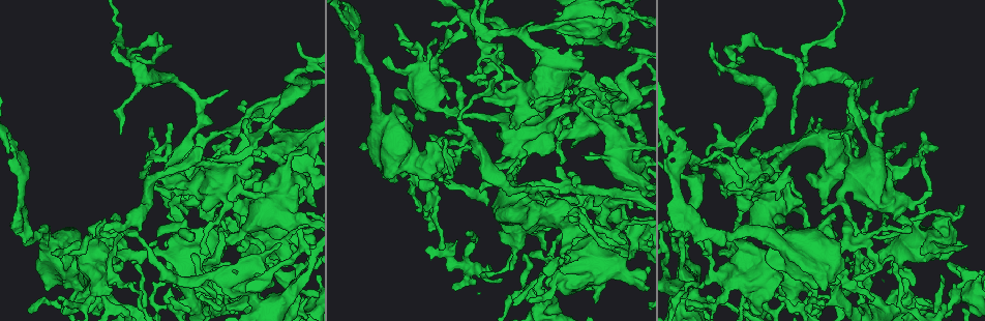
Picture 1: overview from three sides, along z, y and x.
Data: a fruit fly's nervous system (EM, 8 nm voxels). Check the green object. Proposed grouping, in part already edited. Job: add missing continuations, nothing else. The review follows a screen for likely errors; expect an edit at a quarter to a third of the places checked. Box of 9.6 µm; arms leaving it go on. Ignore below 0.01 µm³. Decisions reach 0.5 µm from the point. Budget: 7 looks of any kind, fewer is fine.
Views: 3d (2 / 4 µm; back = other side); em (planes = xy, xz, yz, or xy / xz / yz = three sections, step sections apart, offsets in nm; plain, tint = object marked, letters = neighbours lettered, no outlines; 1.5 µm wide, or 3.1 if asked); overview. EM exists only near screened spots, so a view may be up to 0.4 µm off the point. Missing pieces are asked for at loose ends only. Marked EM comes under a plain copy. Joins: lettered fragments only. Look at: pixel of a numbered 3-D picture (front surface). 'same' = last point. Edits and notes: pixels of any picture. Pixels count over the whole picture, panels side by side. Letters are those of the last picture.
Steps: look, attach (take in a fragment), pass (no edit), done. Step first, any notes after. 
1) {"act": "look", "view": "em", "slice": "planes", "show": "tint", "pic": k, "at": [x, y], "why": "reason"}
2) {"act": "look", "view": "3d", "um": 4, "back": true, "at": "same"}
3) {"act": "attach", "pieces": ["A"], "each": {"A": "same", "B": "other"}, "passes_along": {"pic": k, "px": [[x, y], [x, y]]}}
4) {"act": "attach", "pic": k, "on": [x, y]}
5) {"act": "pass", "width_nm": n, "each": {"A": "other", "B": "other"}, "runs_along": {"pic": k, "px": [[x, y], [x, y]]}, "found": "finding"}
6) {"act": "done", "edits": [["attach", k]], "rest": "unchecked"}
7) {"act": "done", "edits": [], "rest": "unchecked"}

{"act": "look", "view": "em", "slice": "planes", "show": "tint", "pic": 1, "at": [944, 302], "why": "an open end"}

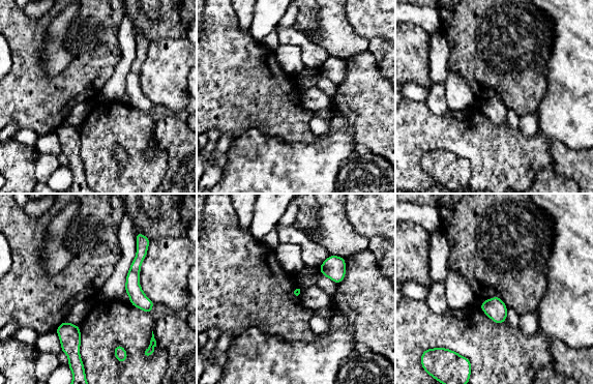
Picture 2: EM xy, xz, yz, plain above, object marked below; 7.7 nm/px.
{"act": "look", "view": "em", "slice": "planes", "show": "letters", "at": "same", "why": "see the neighbours"}

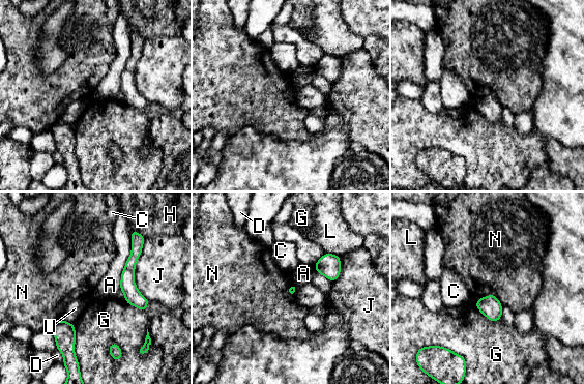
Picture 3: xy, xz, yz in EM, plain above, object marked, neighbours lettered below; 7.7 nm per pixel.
{"act": "pass", "each": {"A": "other", "C": "other", "D": "other", "G": "other", "H": "other", "J": "other", "L": "other", "N": "other", "U": "other"}, "border": {"pic": 3, "px": [[475, 300], [493, 294], [502, 306]]}, "found": "none of them fits"}

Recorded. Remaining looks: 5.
{"act": "look", "view": "em", "slice": "yz", "step": 4, "show": "letters", "pic": 1, "at": [468, 231], "why": "branch stops here"}

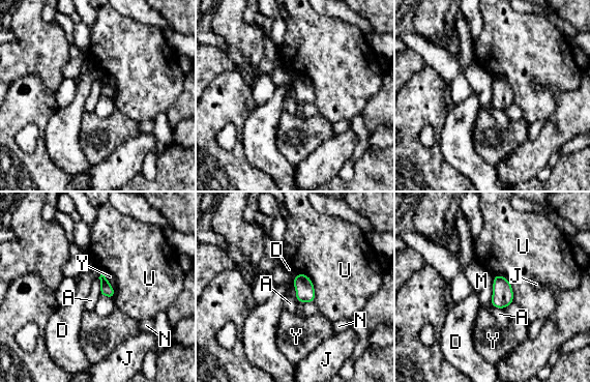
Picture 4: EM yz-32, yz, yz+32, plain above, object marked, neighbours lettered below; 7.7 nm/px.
{"act": "look", "view": "em", "slice": "planes", "show": "letters", "at": "same", "why": "cut it another way"}

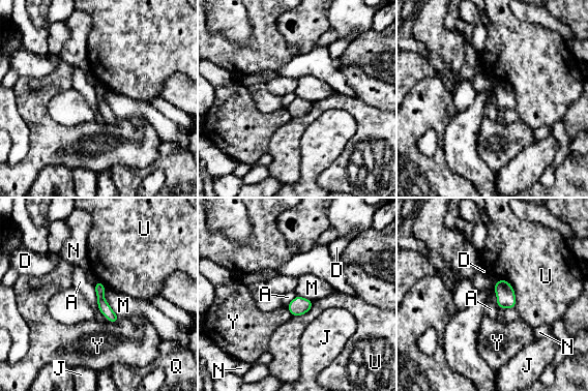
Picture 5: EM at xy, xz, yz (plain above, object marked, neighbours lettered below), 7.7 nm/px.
{"act": "pass", "each": {"A": "other", "D": "other", "J": "other", "M": "other", "N": "other", "Q": "other", "U": "other", "Y": "other"}, "border": {"pic": 5, "px": [[93, 284], [97, 309], [108, 320]]}, "found": "no lettered fragment goes on from it"}

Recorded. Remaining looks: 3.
{"act": "look", "view": "em", "slice": "xz", "step": 8, "show": "letters", "pic": 1, "at": [105, 217], "why": "tapers out"}

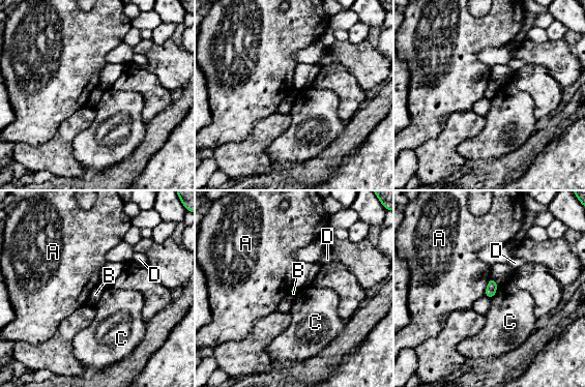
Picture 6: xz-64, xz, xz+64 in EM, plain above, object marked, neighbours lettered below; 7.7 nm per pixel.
{"act": "look", "view": "em", "slice": "planes", "show": "letters", "at": "same"}

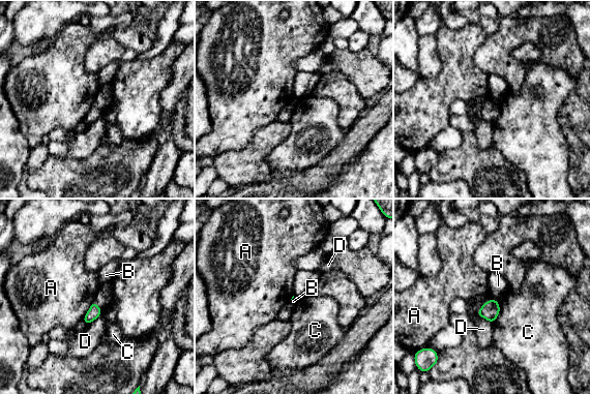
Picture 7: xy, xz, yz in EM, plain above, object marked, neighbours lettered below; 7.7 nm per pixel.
{"act": "pass", "each": {"A": "other", "B": "other", "C": "other", "D": "other"}, "border": {"pic": 7, "px": [[93, 300], [82, 321]]}, "found": "no lettered fragment goes on from it"}

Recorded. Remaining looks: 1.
{"act": "done", "edits": [], "rest": "unchecked"}

